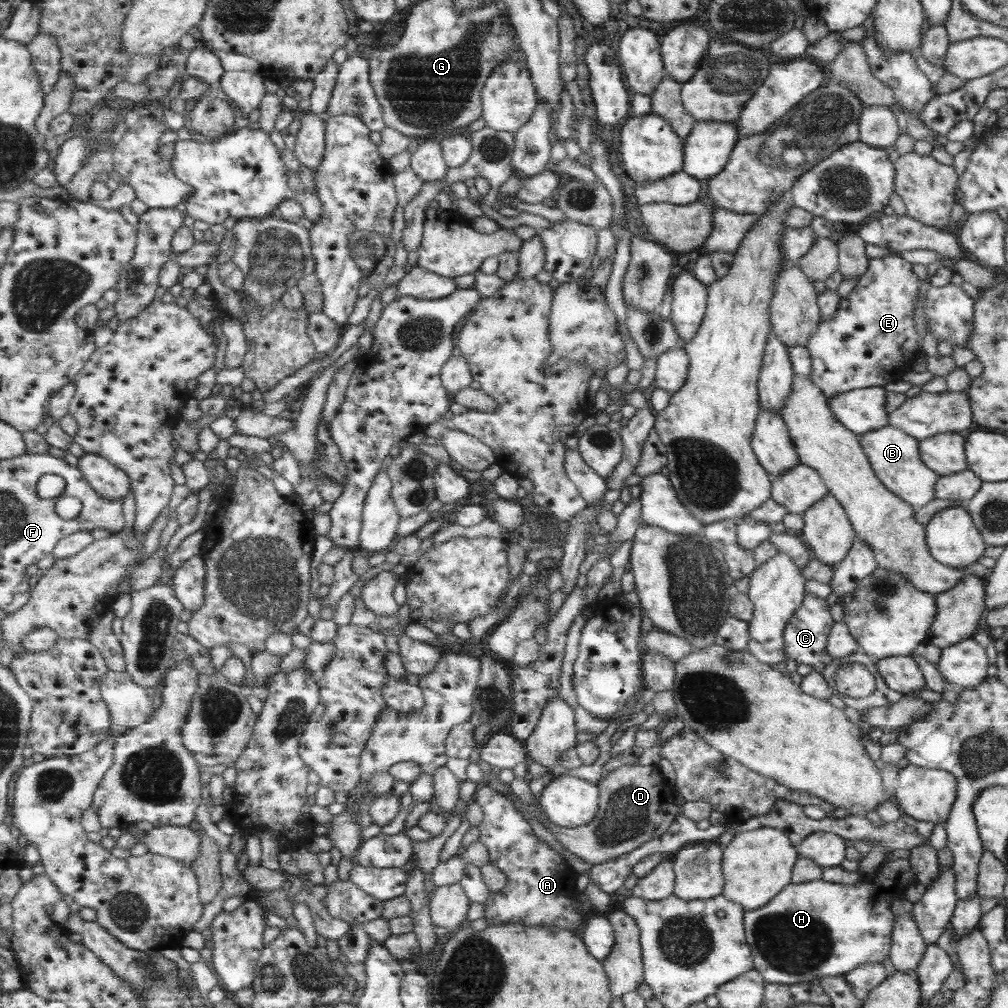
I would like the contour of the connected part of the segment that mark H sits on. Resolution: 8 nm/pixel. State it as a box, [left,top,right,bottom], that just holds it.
[745,856,917,984]

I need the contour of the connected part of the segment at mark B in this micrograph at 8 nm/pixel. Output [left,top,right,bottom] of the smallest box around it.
[858,424,939,508]

